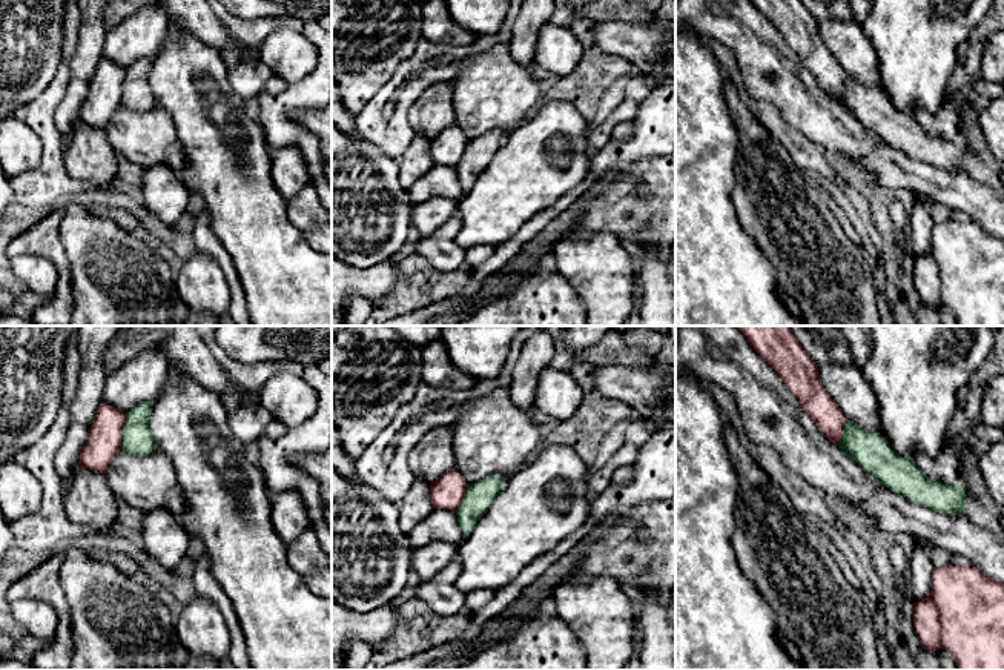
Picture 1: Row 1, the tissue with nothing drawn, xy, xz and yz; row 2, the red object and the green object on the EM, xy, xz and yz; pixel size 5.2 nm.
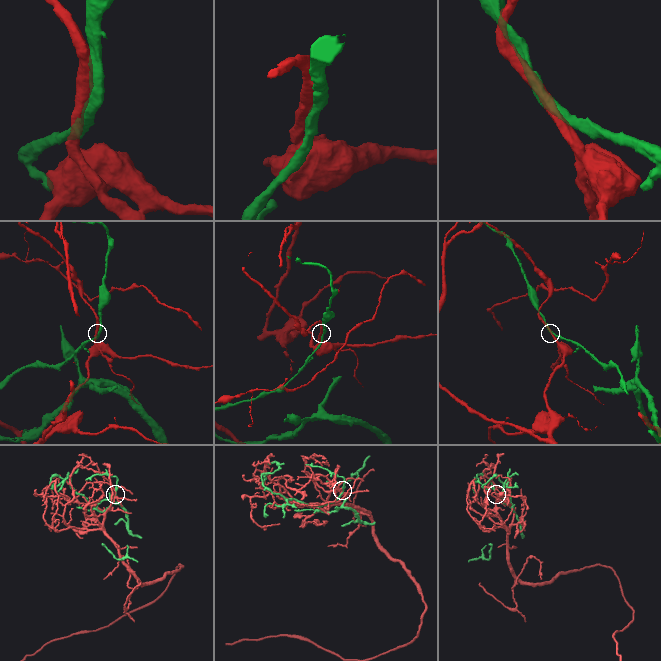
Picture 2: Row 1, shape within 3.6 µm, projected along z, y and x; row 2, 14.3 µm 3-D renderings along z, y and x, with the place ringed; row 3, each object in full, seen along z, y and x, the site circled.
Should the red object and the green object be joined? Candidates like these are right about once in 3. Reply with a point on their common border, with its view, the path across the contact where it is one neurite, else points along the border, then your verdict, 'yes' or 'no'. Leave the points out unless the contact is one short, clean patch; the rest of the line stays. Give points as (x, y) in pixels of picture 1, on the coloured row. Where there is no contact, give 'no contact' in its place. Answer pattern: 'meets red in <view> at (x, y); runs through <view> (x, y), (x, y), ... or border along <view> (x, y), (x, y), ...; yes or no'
meets red in xy at (122, 432); no

